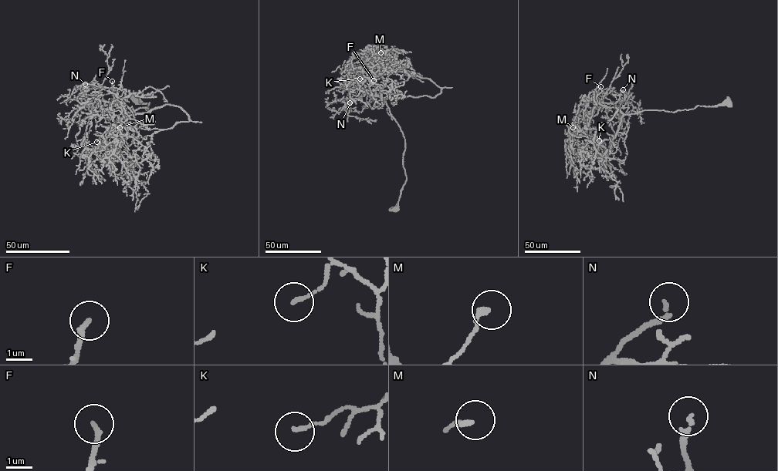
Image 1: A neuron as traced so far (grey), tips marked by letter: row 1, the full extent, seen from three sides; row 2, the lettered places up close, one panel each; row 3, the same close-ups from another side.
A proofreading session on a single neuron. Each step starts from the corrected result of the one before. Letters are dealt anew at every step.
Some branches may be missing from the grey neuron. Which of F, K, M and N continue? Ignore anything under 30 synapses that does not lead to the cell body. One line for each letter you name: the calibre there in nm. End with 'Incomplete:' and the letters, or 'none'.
Incomplete: none

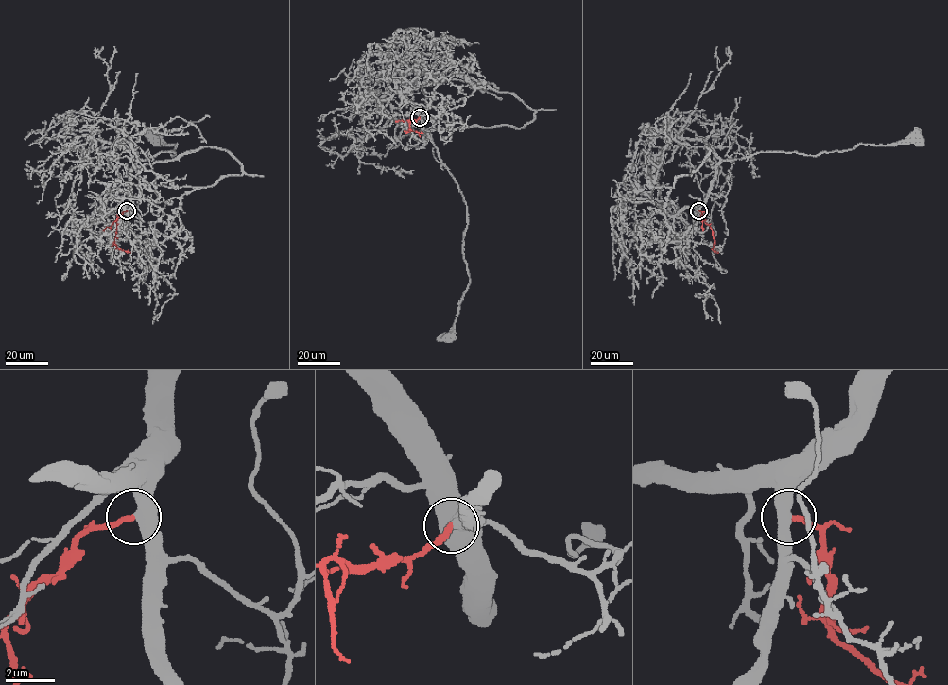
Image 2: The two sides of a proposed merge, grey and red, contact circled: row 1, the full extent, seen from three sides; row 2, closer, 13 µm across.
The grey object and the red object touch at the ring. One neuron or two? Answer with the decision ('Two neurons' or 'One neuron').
One neuron

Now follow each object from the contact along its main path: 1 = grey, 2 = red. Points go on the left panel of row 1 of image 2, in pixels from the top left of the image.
1: (127, 210), (129, 172), (140, 160), (159, 153), (174, 155), (170, 151), (177, 144), (167, 145), (156, 140)
2: (127, 210), (116, 219), (114, 244), (130, 253)

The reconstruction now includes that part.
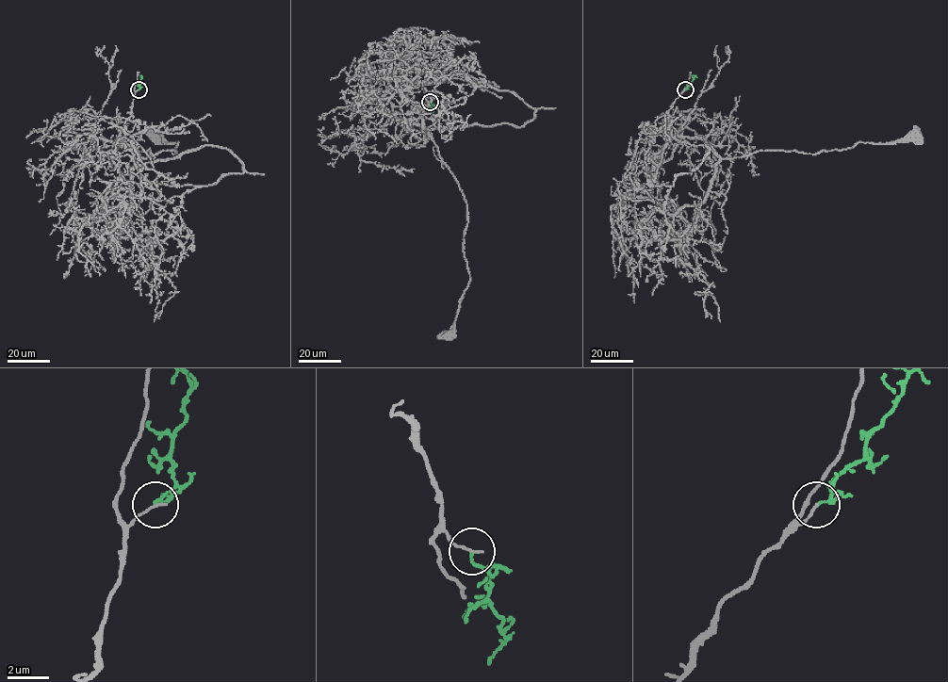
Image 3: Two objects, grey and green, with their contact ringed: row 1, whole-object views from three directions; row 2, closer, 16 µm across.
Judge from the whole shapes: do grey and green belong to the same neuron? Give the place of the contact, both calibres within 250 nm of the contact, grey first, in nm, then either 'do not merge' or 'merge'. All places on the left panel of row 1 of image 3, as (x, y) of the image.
(138, 89) | 110/130 nm | do not merge

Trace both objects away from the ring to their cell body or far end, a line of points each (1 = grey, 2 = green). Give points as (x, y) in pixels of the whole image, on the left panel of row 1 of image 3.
1: (138, 89), (120, 145), (131, 145), (140, 158), (167, 151), (175, 154), (171, 150), (178, 142), (157, 138)
2: (138, 89), (139, 77)

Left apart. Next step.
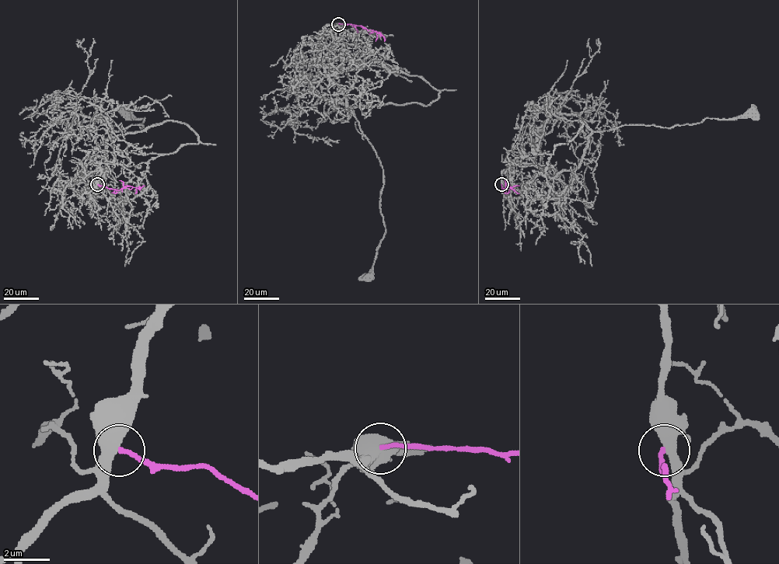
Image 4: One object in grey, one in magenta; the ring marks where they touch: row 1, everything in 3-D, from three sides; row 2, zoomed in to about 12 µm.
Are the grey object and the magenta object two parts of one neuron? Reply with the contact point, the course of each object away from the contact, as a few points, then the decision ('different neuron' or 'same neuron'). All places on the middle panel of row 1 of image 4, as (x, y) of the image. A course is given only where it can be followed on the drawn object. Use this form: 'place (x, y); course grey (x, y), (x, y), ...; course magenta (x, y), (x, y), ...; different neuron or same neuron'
place (338, 24); course grey (337, 23), (340, 39), (323, 71), (382, 169), (385, 234), (368, 276); course magenta (338, 23), (360, 26), (368, 30), (375, 31), (384, 37), (384, 41); different neuron

